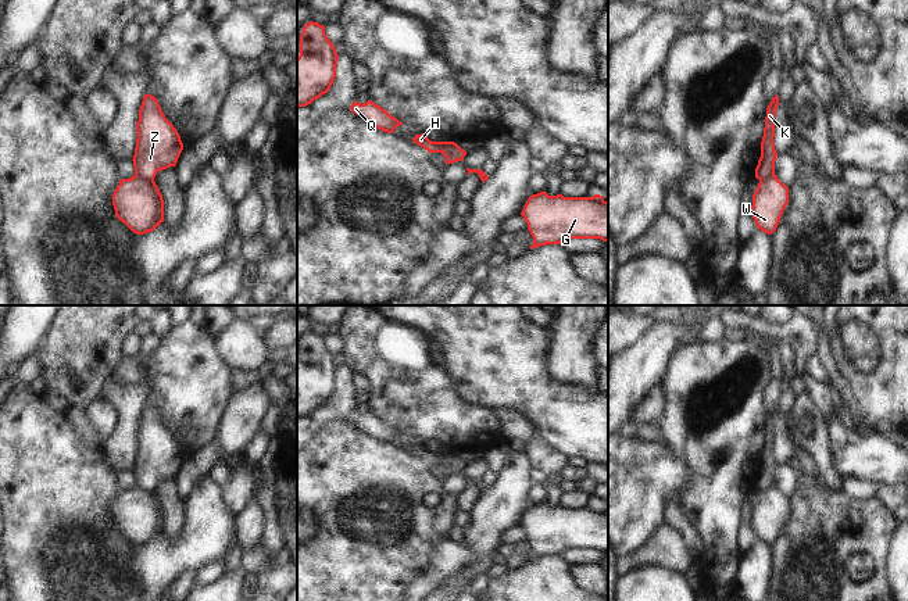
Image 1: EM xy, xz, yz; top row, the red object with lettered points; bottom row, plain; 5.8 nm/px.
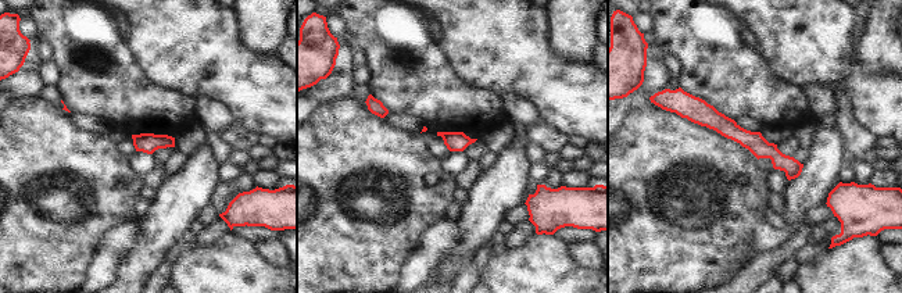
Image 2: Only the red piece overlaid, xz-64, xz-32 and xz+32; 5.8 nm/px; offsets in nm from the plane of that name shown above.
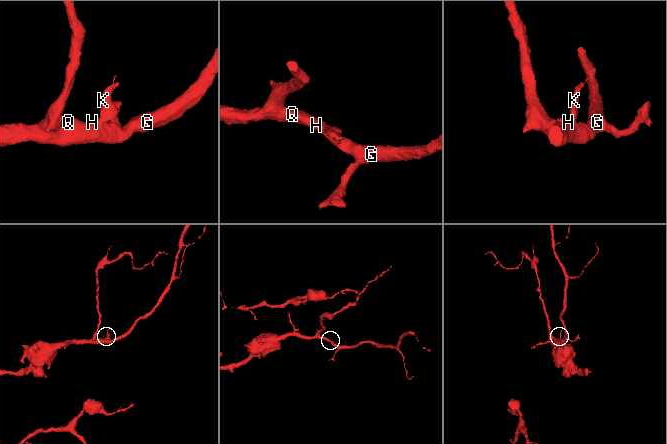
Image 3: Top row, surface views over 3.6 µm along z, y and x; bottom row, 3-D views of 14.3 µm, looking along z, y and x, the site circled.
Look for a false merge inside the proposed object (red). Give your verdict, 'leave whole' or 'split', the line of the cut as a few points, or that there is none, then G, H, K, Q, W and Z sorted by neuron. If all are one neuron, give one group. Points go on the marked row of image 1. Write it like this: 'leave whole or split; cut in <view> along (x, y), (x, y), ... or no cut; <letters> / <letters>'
split; cut in xz along (447, 142), (447, 150), (458, 160); G H Q W / K Z

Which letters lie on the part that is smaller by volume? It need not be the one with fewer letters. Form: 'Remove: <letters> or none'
Remove: K, Z

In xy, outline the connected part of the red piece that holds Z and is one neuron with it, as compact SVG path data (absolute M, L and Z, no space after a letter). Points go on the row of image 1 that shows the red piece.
M144 94L139 121L137 139L133 155L135 176L154 180L158 171L175 167L183 150L178 130L165 118L158 100Z

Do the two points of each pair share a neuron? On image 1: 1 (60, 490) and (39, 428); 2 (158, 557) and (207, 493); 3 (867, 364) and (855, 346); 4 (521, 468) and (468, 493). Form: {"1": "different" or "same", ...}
{"1": "same", "2": "same", "3": "same", "4": "different"}

